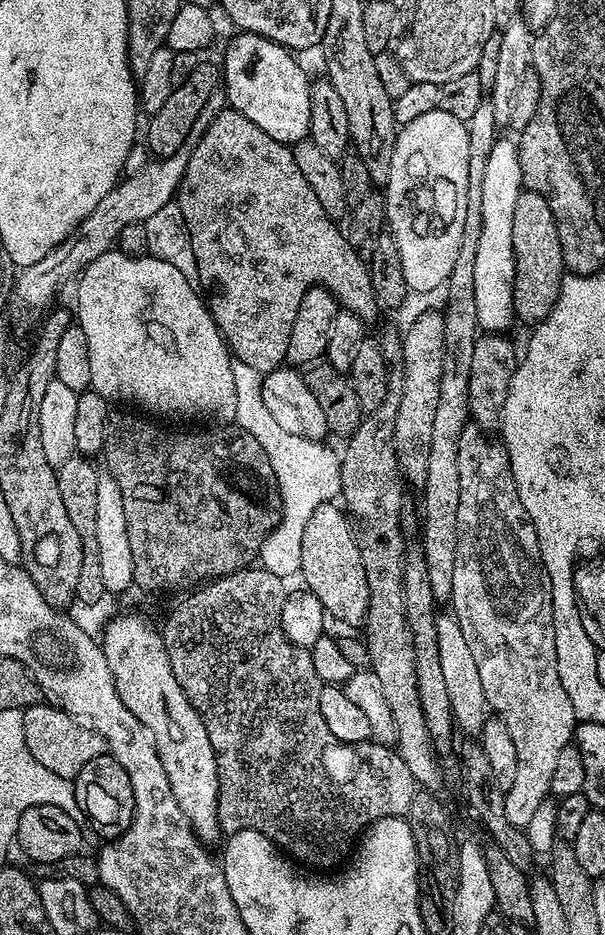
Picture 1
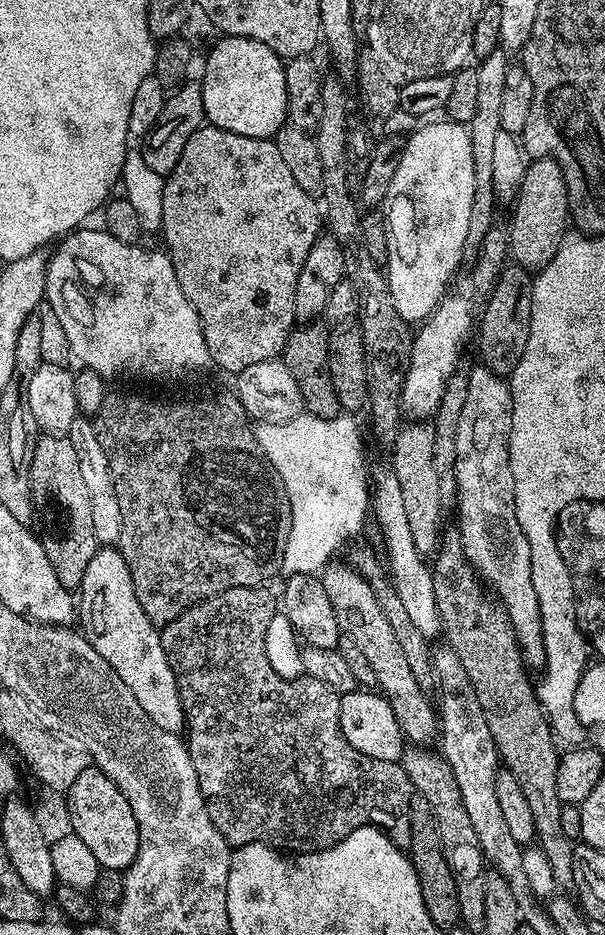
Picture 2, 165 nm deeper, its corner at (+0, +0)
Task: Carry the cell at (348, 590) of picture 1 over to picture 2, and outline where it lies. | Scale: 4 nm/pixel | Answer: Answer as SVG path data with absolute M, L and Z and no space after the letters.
M329 563L322 573L322 579L326 586L326 598L330 598L330 606L334 610L334 618L338 618L341 633L350 637L354 646L362 650L366 662L370 662L376 679L375 687L390 702L390 710L394 710L394 718L398 718L405 741L416 746L431 745L431 740L433 743L438 736L438 712L433 701L419 688L394 629L383 614L379 598L368 580L356 568L336 563Z

